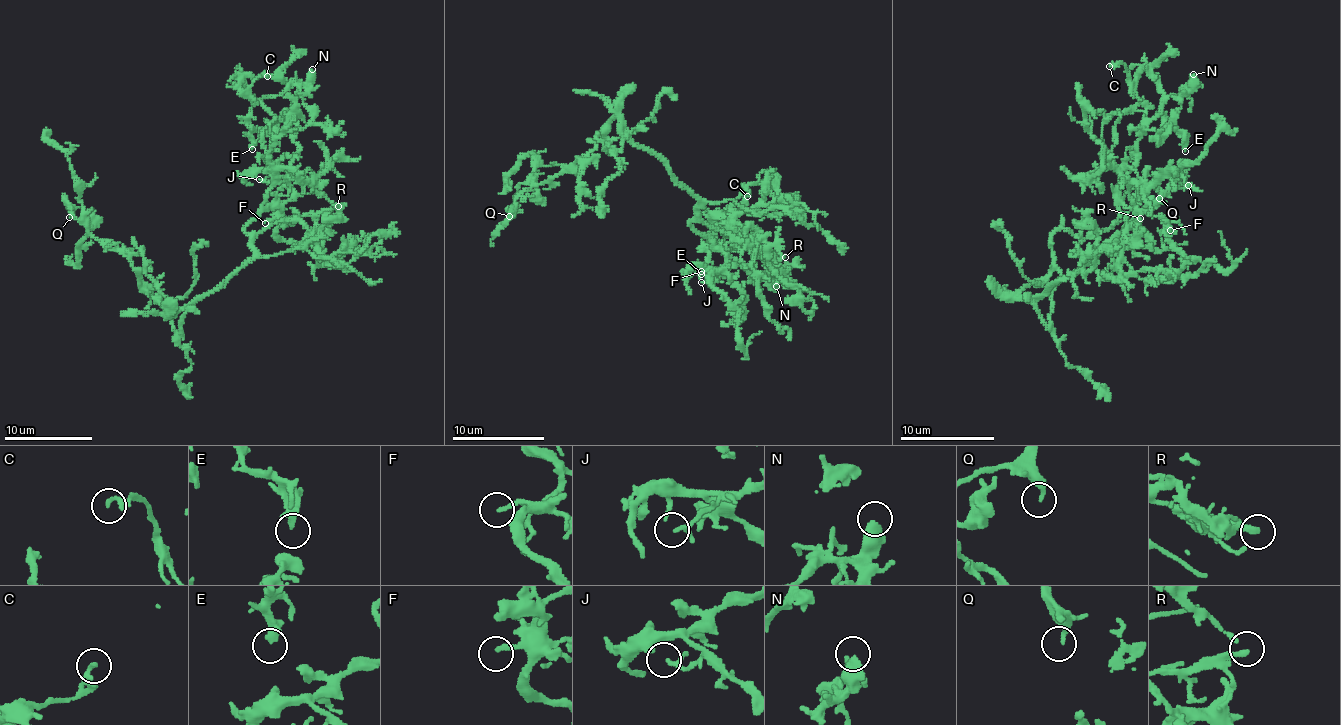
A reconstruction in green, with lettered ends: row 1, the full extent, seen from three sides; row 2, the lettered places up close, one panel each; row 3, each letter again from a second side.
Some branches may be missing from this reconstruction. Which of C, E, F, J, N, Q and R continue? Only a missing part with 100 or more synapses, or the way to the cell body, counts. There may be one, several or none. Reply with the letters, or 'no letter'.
no letter

